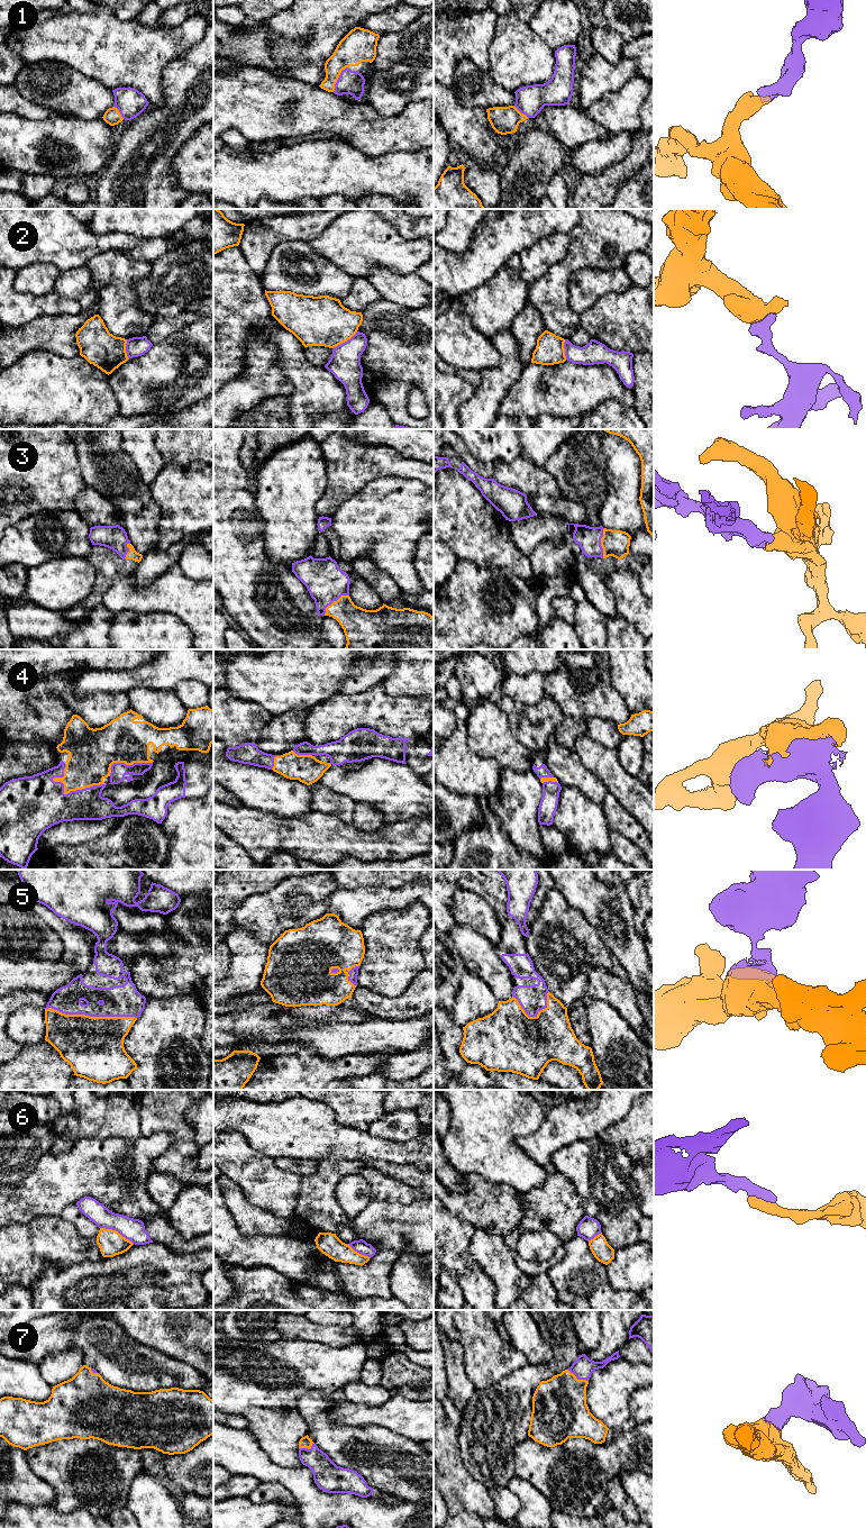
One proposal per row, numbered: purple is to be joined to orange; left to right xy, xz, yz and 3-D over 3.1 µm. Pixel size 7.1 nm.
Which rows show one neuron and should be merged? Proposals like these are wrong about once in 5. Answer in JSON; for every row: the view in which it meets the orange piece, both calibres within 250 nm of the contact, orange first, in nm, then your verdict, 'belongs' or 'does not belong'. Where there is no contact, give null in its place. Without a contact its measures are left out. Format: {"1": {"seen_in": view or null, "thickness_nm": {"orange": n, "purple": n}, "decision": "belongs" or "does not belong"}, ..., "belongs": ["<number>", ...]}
{"1": {"seen_in": "xz", "thickness_nm": {"orange": 220, "purple": 180}, "decision": "belongs"}, "2": {"seen_in": "xz", "thickness_nm": {"orange": 360, "purple": 220}, "decision": "does not belong"}, "3": {"seen_in": "xz", "thickness_nm": {"orange": 240, "purple": 280}, "decision": "belongs"}, "4": {"seen_in": "xy", "thickness_nm": {"orange": 320, "purple": 320}, "decision": "belongs"}, "5": {"seen_in": "xy", "thickness_nm": {"orange": 440, "purple": 220}, "decision": "belongs"}, "6": {"seen_in": "xy", "thickness_nm": {"orange": 180, "purple": 160}, "decision": "does not belong"}, "7": {"seen_in": "yz", "thickness_nm": {"orange": 400, "purple": 150}, "decision": "belongs"}, "belongs": ["1", "3", "4", "5", "7"]}

